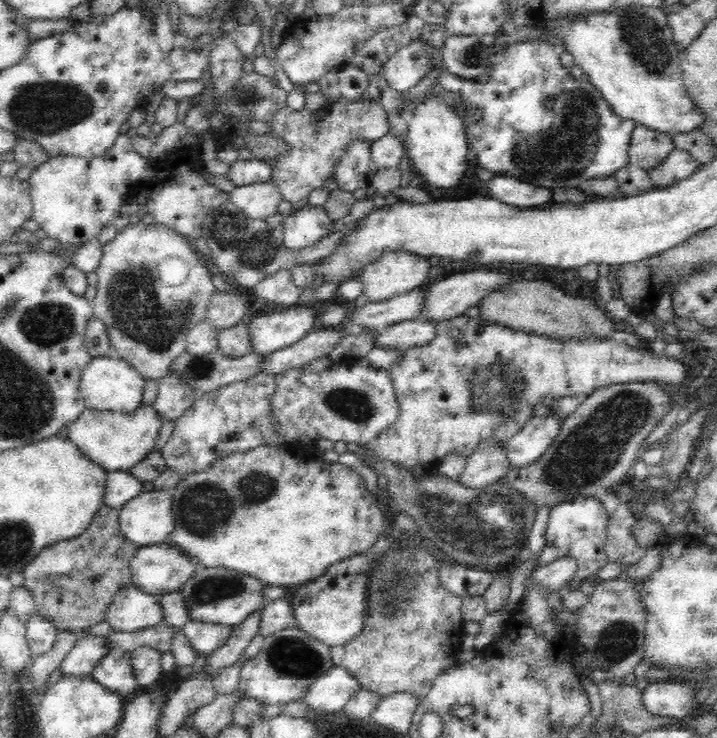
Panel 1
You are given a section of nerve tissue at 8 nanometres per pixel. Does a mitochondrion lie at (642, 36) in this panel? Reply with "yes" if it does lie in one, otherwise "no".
yes

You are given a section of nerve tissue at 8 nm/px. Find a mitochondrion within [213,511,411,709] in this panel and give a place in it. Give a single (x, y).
(292, 656)

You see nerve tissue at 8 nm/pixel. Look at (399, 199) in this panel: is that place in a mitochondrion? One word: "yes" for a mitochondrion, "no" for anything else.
no

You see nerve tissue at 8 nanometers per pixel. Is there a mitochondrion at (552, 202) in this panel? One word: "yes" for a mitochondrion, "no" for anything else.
no

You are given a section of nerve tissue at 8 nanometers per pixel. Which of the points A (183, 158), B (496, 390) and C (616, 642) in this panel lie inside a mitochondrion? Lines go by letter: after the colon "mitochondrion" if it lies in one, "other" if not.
A: other
B: mitochondrion
C: mitochondrion

